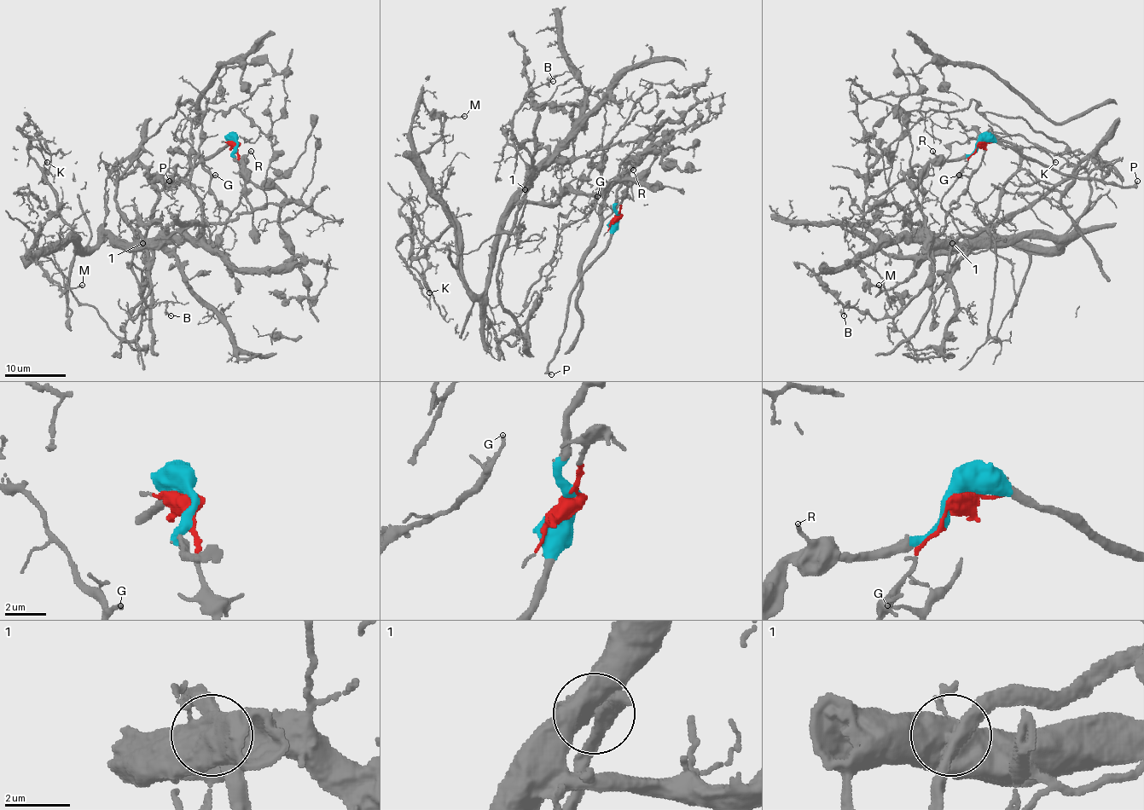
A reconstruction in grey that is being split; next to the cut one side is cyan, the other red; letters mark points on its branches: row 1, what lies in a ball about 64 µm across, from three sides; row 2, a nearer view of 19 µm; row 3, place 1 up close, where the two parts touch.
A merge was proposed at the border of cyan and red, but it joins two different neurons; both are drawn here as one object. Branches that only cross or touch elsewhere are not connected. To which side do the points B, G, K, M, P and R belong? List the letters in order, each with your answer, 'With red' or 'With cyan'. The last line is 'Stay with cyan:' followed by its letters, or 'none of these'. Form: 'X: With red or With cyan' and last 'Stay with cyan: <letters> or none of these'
B: With red
G: With red
K: With red
M: With red
P: With cyan
R: With cyan
Stay with cyan: P, R

